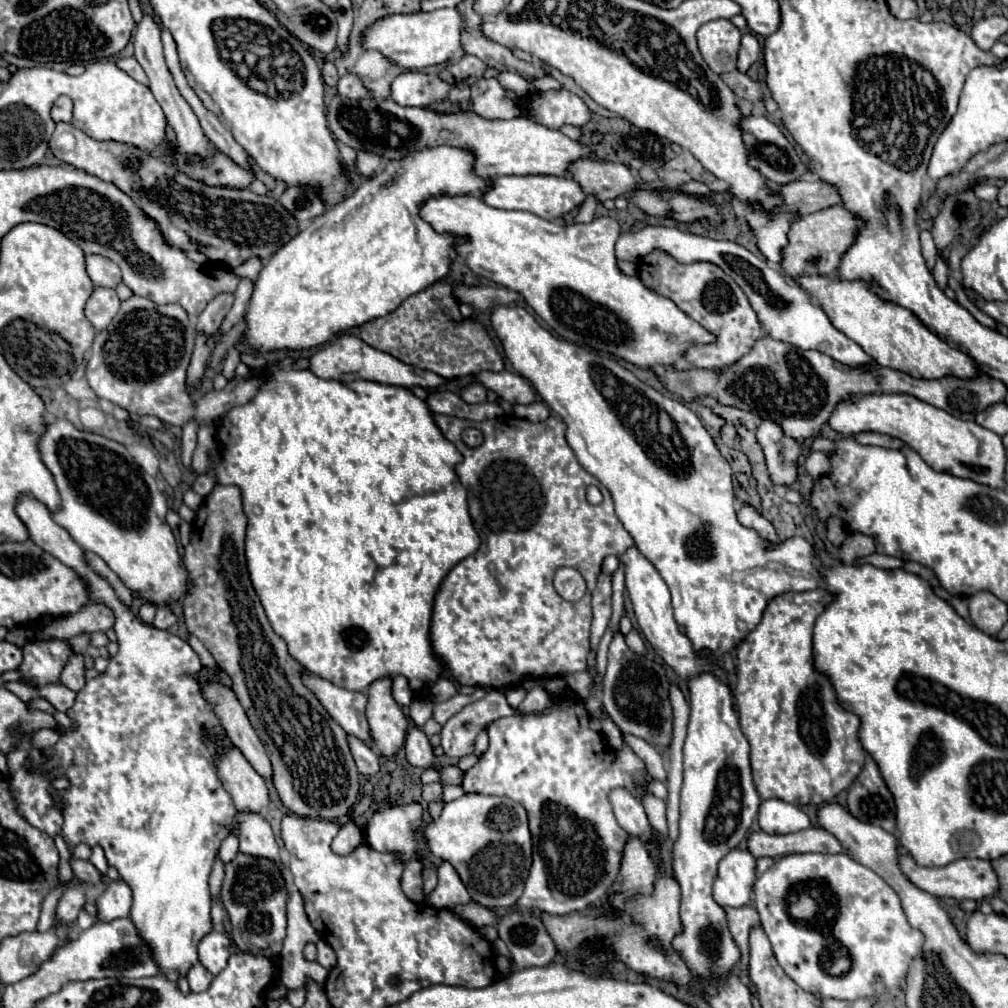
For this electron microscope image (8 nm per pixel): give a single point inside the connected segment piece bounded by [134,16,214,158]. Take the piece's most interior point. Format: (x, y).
(192, 141)

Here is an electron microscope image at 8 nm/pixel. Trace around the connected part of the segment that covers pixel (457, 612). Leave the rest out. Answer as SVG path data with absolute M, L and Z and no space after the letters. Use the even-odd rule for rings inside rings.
M434 416L442 434L456 444L464 460L456 466L456 474L468 490L468 506L476 532L482 544L476 554L458 562L442 580L432 610L430 642L434 656L442 662L454 682L472 688L510 690L520 688L524 680L566 676L586 670L588 634L592 624L592 590L600 574L604 556L620 556L634 544L632 536L624 530L614 514L610 492L588 474L576 460L572 448L564 438L566 424L550 416L544 422L528 422L516 416L498 416L484 422L468 422L468 428L480 428L484 432L484 444L480 448L468 448L460 442L460 436L452 436L450 424L456 422L450 416ZM594 484L602 492L604 500L598 506L586 502L586 488ZM558 568L576 568L586 580L586 596L578 602L566 602L552 586L552 576Z

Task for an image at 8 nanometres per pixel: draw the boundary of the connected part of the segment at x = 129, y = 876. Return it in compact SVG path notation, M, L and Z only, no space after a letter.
M24 494L16 502L16 514L28 528L30 538L40 548L62 560L66 566L74 568L90 584L90 600L104 602L88 604L78 614L52 620L42 628L40 640L70 640L84 632L106 632L114 626L120 646L118 654L108 658L108 668L102 674L86 680L86 686L76 692L74 706L66 712L74 726L64 730L60 724L56 724L54 730L60 734L60 740L54 746L42 750L46 762L42 762L38 770L54 772L54 776L70 780L66 790L50 788L50 794L60 806L64 818L62 838L70 850L78 844L88 844L90 848L96 844L102 846L108 864L120 872L120 878L134 894L130 910L132 922L136 924L140 936L154 950L162 974L176 982L178 974L186 974L192 964L198 964L198 942L212 930L212 898L208 890L208 876L222 840L230 834L236 822L232 798L216 774L218 746L206 738L210 732L214 732L214 736L226 736L226 732L220 720L216 720L212 704L208 704L202 694L204 684L196 678L204 666L188 642L168 630L142 624L132 614L132 610L116 598L112 586L92 572L92 568L84 562L82 548L68 536L68 532L64 532L60 524L52 520L48 508L42 502Z

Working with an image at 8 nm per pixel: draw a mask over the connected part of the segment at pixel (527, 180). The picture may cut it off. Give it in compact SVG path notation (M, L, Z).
M498 176L494 180L494 188L490 188L482 200L492 208L504 210L526 210L544 220L562 220L574 208L578 208L586 194L582 192L580 184L572 178L558 178L558 176Z

